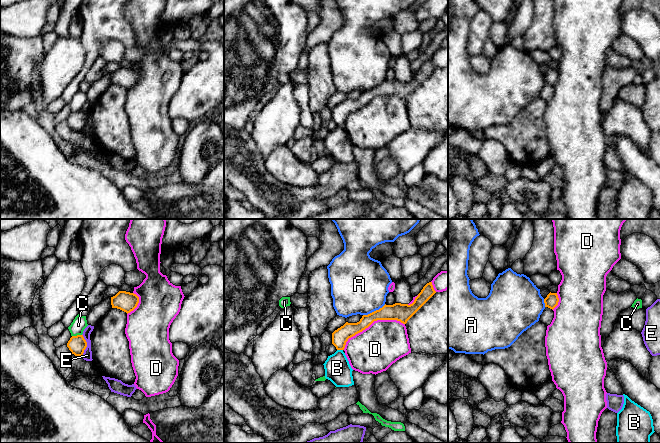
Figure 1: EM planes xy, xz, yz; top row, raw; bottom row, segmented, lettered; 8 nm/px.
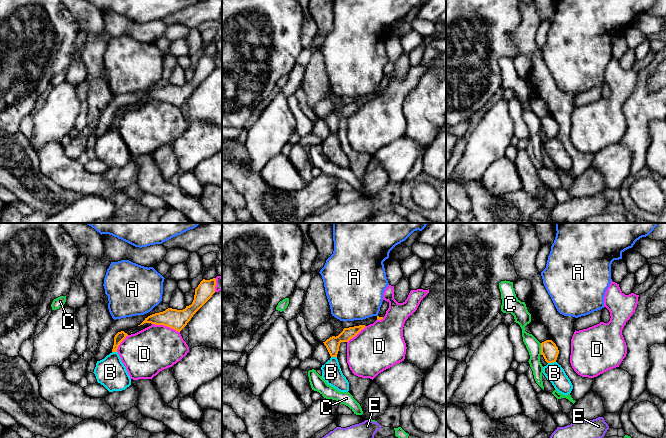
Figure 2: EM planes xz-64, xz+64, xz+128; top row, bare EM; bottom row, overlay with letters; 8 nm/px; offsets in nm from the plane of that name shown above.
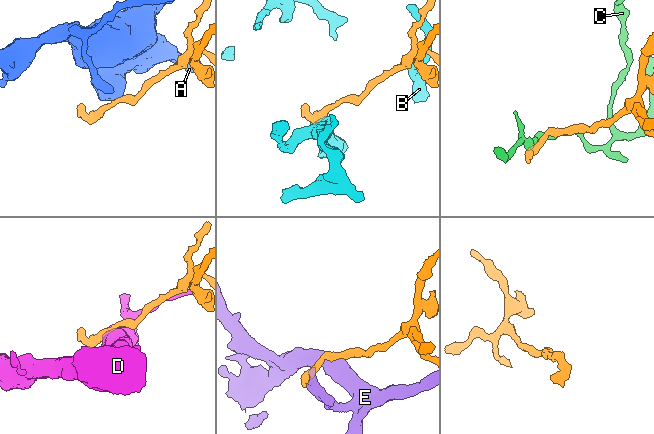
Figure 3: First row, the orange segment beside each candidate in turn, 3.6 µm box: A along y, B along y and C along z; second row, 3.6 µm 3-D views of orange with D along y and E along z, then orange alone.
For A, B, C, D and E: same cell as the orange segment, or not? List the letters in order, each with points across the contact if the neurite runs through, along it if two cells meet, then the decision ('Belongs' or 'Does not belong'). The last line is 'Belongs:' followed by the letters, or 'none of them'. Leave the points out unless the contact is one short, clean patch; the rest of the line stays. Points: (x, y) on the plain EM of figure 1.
A: Boundary: xz (385, 80), (363, 91). Does not belong
B: Boundary: xz (337, 125), (342, 126). Does not belong
C: Boundary: xy (81, 110), (72, 112). Does not belong
D: Does not belong
E: Boundary: xy (82, 110), (86, 118), (86, 124), (81, 132). Does not belong
Belongs: none of them

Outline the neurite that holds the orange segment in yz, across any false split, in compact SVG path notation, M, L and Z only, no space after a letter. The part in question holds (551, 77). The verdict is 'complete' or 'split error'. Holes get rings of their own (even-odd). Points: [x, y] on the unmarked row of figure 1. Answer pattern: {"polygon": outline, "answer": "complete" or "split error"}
{"polygon": "M550 68L547 71L547 73L544 75L545 83L548 83L552 86L558 81L558 78L559 78L559 74L557 69Z", "answer": "complete"}

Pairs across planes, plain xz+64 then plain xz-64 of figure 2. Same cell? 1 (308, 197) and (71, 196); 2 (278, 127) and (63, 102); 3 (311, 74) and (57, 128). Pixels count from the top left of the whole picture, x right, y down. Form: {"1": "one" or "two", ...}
{"1": "one", "2": "one", "3": "two"}

